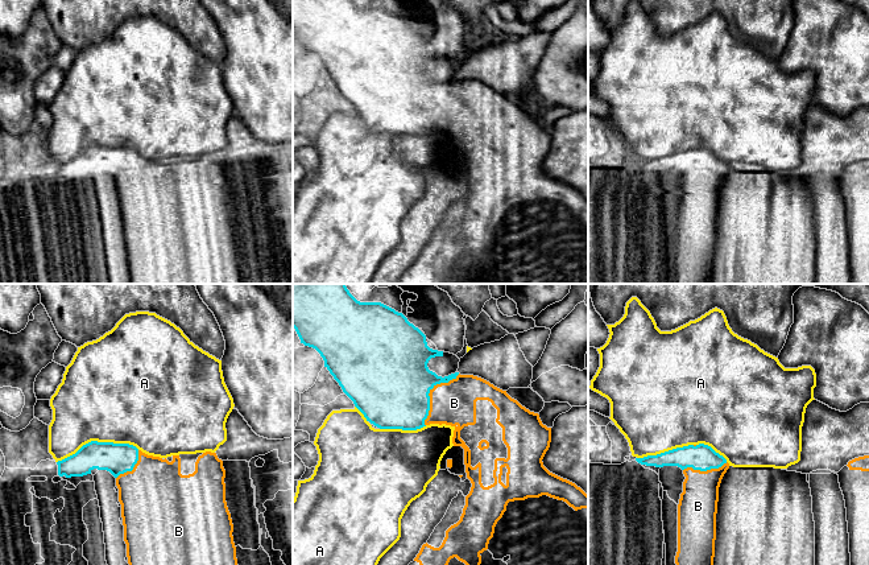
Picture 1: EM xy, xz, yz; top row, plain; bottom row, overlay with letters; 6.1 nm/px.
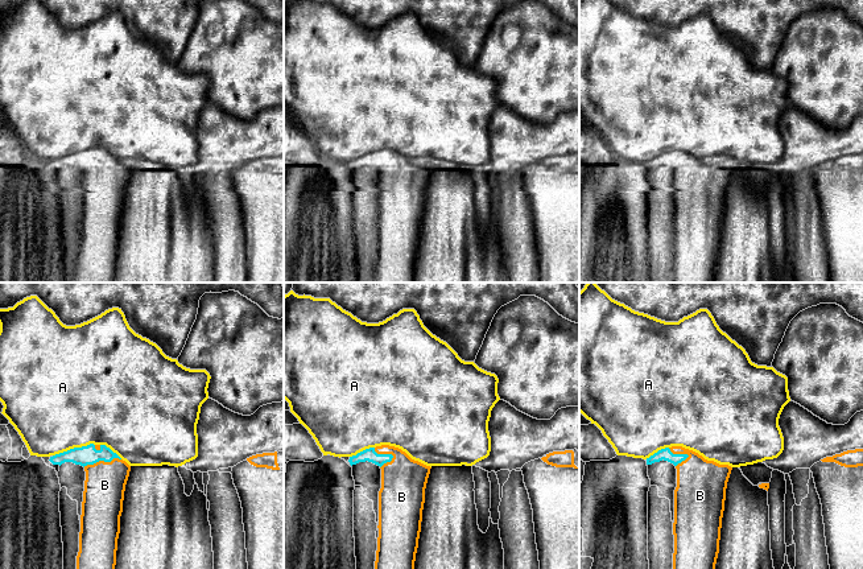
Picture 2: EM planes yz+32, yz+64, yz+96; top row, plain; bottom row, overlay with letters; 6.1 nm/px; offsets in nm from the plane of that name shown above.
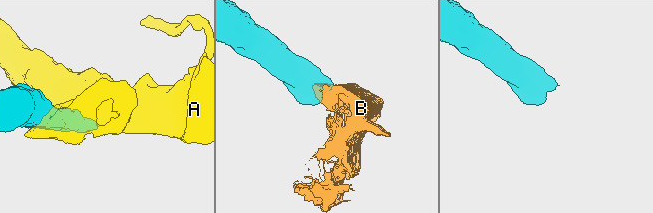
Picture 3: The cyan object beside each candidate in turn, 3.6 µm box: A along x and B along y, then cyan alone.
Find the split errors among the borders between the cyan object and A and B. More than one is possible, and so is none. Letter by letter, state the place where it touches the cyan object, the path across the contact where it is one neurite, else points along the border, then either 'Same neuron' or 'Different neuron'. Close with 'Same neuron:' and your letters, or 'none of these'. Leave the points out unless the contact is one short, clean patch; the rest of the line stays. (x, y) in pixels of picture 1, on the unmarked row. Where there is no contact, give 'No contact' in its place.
A: Touches cyan at xy (98, 147). Different neuron
B: Touches cyan at xz (429, 97). Path across: xz (389, 86), (408, 97), (429, 97), (437, 104), (454, 107). Same neuron
Same neuron: B

